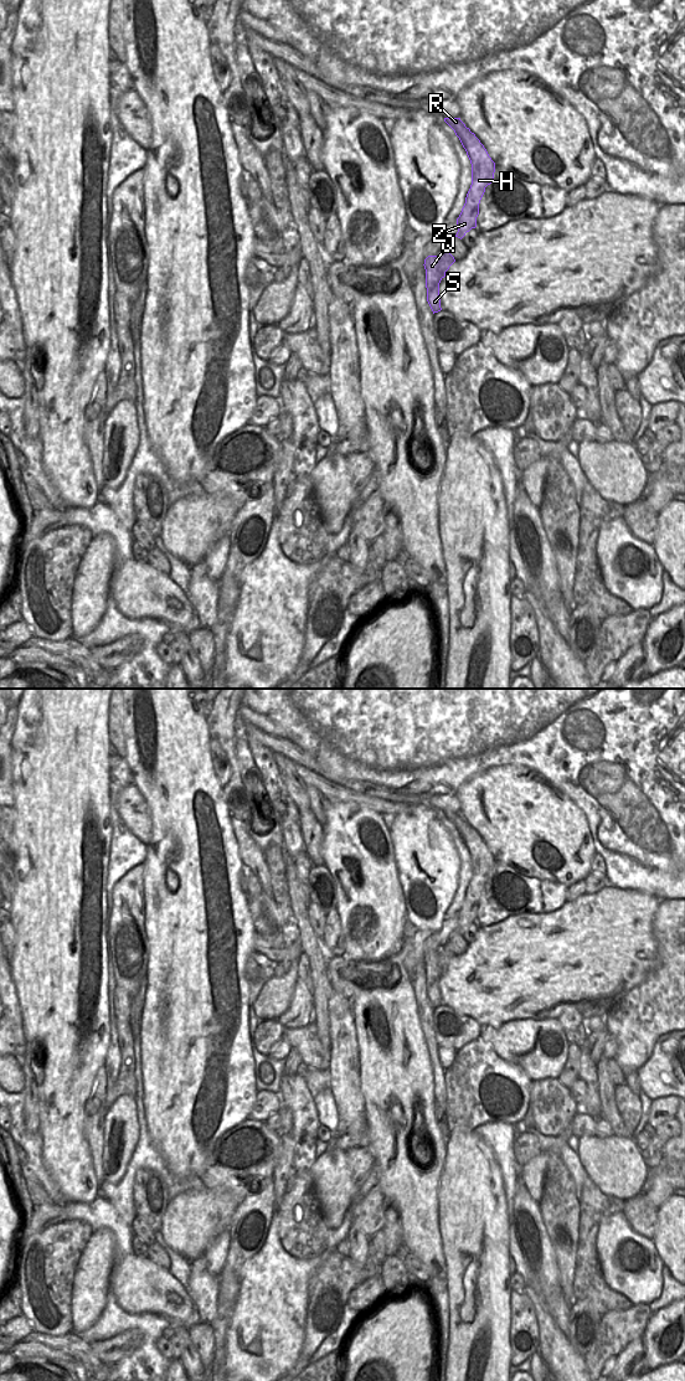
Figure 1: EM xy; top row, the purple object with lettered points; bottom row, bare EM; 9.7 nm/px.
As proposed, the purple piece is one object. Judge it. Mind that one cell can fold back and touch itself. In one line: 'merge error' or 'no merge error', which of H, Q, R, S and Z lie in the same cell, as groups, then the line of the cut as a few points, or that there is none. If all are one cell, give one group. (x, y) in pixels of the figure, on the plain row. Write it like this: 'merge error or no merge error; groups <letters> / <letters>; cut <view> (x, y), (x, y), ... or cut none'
merge error; groups H R Z / Q S; cut xy (438, 951), (438, 968), (442, 972)

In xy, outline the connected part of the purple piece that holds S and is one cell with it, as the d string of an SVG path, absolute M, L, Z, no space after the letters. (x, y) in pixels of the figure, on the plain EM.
M428 950L423 960L426 964L427 996L434 1009L442 1005L439 991L439 978L442 975L439 969L439 950Z

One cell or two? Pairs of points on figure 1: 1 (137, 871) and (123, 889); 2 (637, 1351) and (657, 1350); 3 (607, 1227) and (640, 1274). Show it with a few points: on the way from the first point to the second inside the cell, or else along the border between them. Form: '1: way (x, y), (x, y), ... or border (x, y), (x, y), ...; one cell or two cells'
1: way (135, 875), (127, 885); one cell
2: border (640, 1336), (644, 1355); two cells
3: way (616, 1242), (626, 1271); one cell

